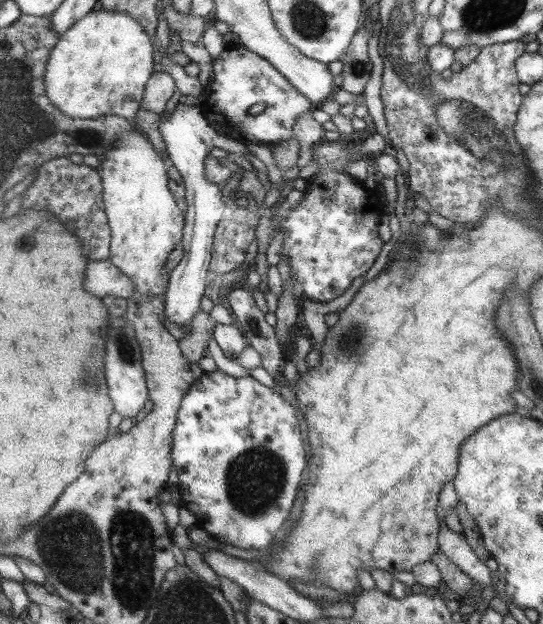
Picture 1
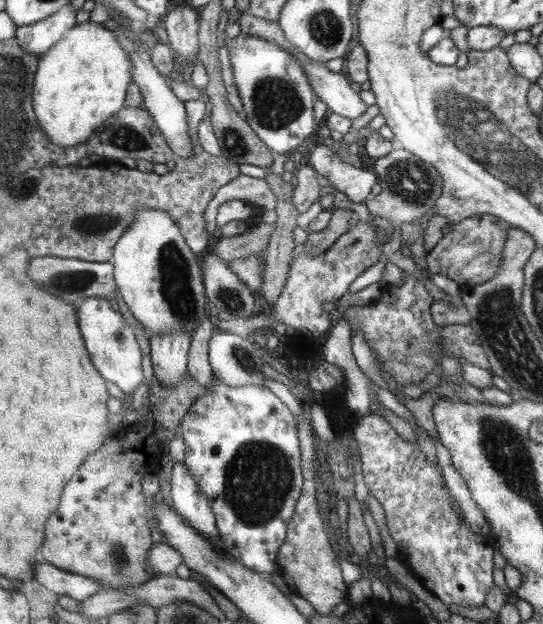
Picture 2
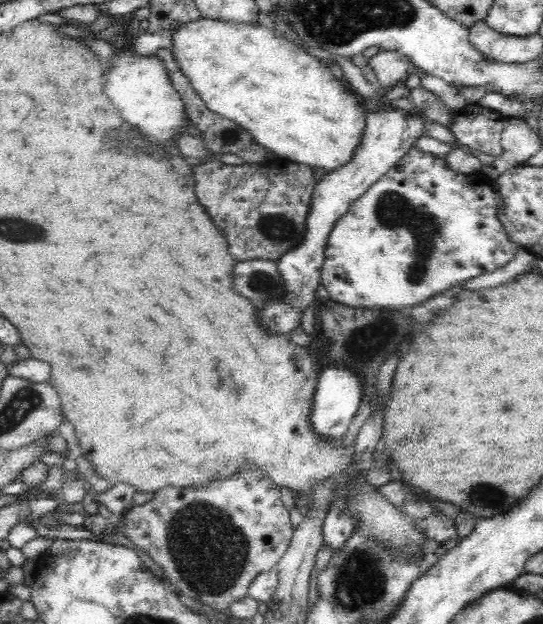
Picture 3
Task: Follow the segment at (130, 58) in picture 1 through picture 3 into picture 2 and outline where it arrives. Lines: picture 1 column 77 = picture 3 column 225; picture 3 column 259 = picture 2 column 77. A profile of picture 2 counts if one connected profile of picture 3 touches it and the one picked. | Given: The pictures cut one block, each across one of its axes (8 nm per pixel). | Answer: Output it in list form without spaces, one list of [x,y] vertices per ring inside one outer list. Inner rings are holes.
[[[84,21],[73,28],[70,28],[63,34],[61,39],[59,39],[53,46],[47,49],[47,52],[41,54],[38,58],[35,82],[33,83],[32,92],[32,107],[35,109],[36,118],[39,120],[41,128],[43,129],[45,135],[49,137],[49,143],[54,146],[59,146],[60,148],[73,148],[77,144],[85,144],[88,142],[89,138],[92,138],[93,134],[98,132],[101,126],[107,124],[113,117],[116,116],[117,112],[121,110],[123,106],[123,100],[127,98],[127,88],[132,82],[132,71],[131,71],[131,58],[127,58],[127,54],[121,50],[121,46],[117,44],[113,32],[105,30],[103,26],[99,26],[99,23],[92,23],[90,21]]]

